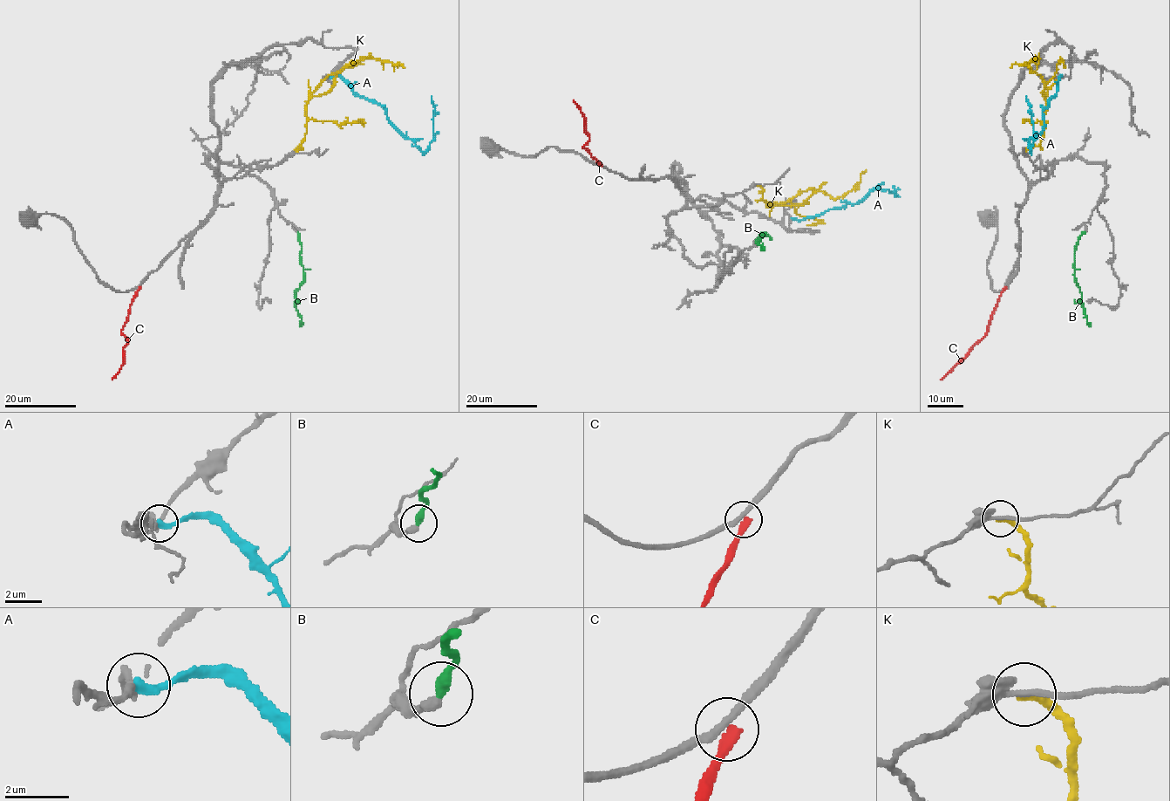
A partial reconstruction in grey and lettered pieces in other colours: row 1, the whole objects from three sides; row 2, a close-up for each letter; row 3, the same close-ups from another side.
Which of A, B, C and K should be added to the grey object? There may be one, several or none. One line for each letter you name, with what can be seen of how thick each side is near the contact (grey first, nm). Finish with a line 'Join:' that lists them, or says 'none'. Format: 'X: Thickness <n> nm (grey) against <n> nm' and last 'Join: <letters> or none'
B: Thickness 340 nm (grey) against 360 nm
Join: B

